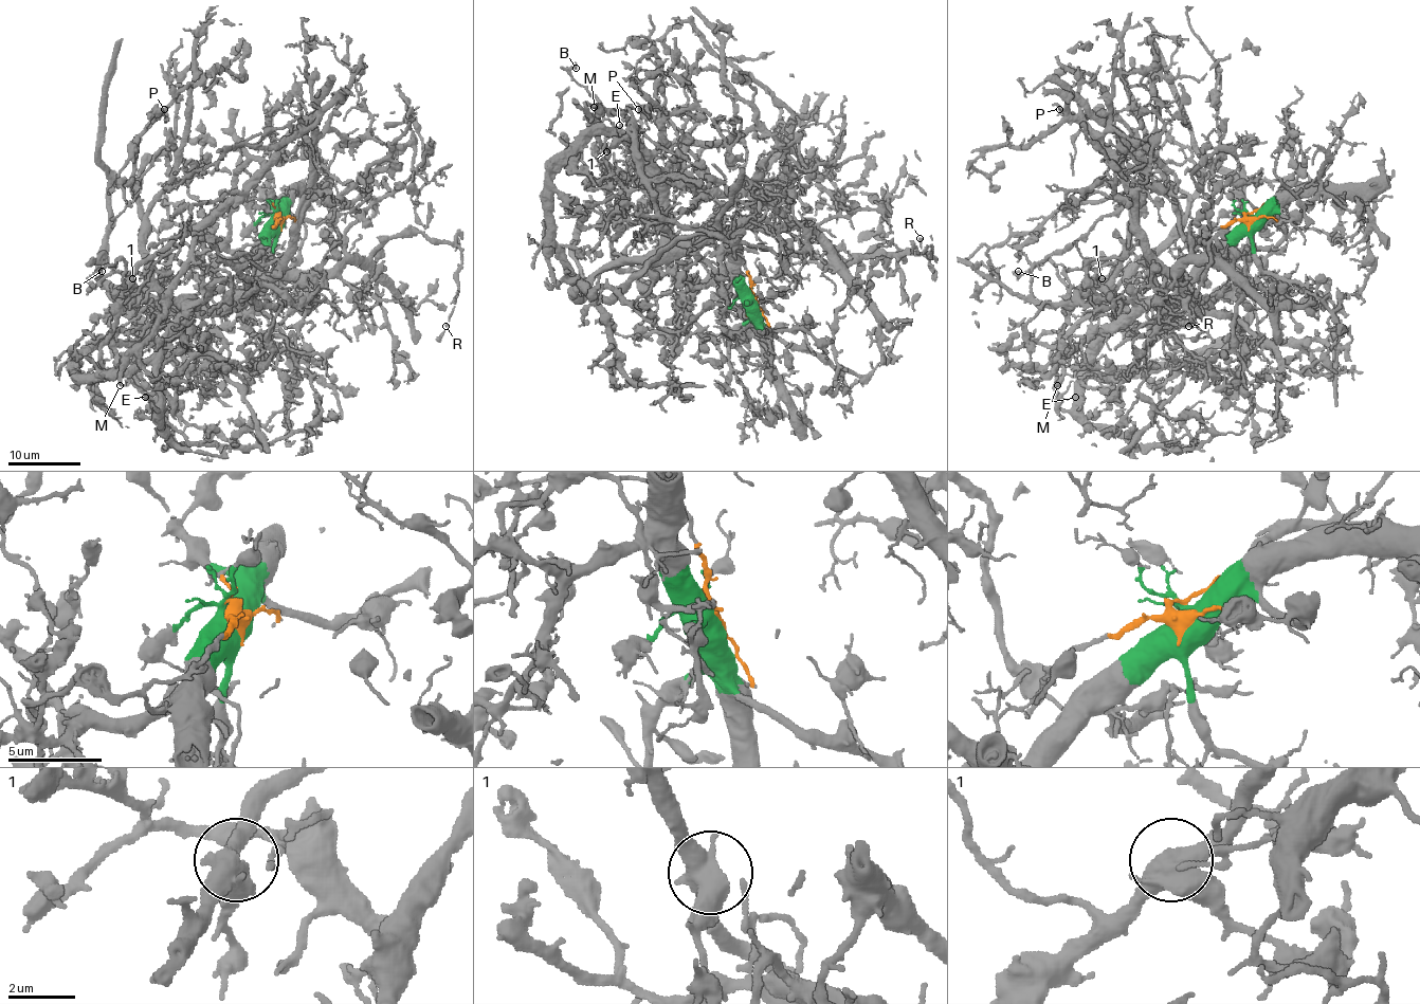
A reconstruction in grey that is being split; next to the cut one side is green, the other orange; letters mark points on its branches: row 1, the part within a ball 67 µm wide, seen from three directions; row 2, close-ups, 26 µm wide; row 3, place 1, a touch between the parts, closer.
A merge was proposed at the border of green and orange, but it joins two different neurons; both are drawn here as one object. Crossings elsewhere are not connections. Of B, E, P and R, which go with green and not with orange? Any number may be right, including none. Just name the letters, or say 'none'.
E, P, R

